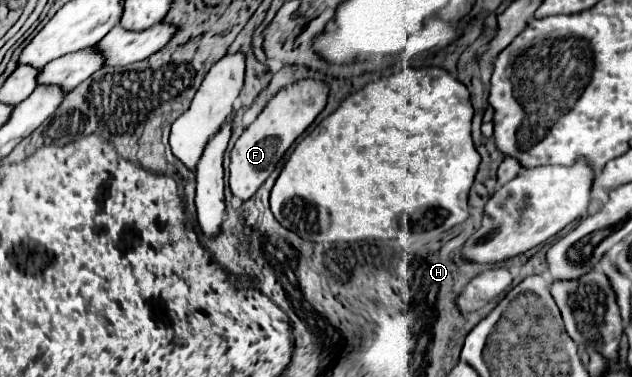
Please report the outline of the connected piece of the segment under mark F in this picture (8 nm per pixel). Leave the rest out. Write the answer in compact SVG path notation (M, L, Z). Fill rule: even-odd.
M306 79L284 87L274 99L268 101L264 111L256 117L256 121L248 125L248 129L240 135L240 139L230 151L230 191L234 197L248 201L258 191L258 187L276 169L276 163L296 141L296 137L302 135L306 127L316 119L316 115L324 109L326 99L326 85L314 79Z

